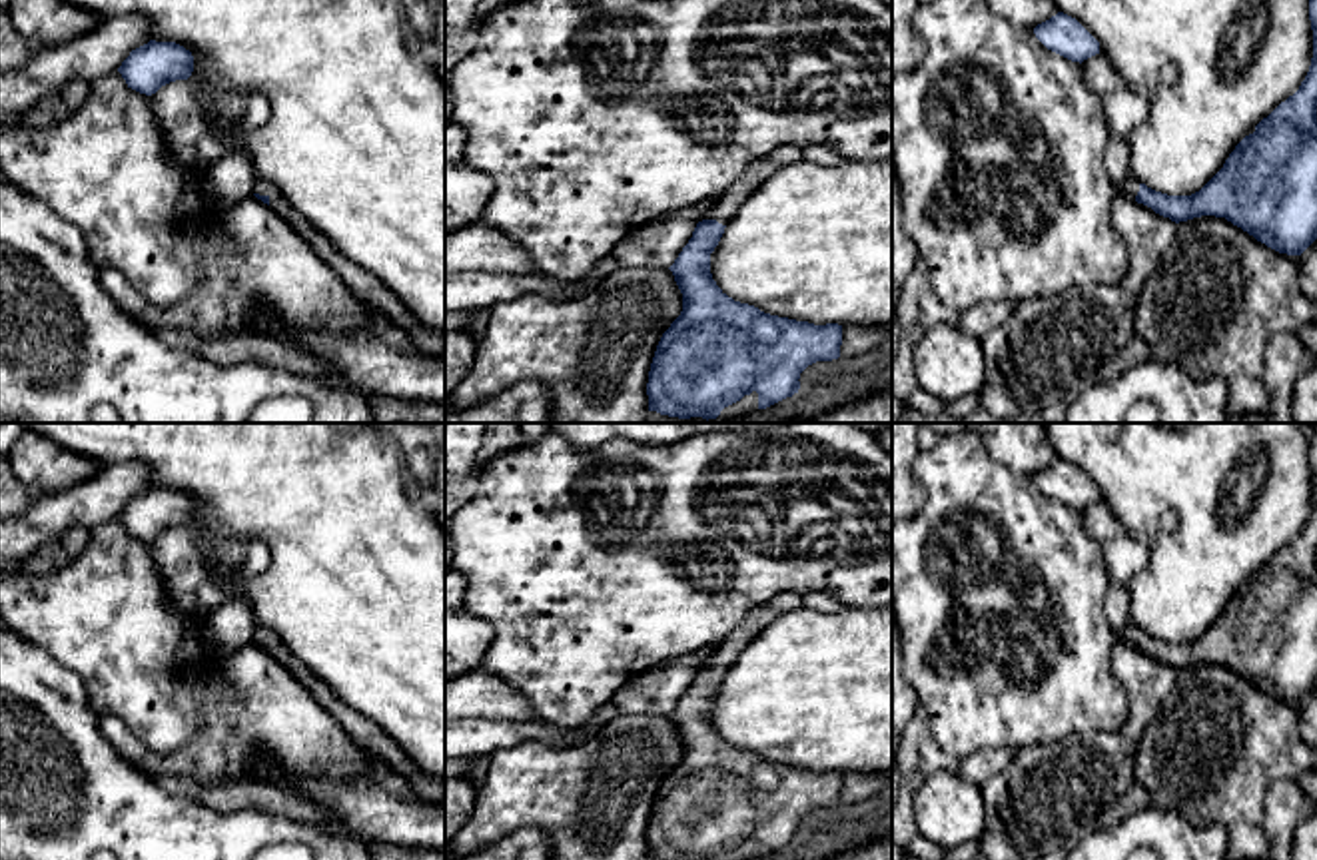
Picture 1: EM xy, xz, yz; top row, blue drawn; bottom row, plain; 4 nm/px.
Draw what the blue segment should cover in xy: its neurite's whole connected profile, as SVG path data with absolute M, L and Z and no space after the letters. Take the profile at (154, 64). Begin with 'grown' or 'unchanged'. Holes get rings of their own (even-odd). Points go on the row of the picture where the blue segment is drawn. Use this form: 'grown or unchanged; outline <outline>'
unchanged; outline M150 40L132 50L118 72L128 88L152 96L170 82L188 80L194 72L194 56L176 42Z

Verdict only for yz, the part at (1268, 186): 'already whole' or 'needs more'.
needs more

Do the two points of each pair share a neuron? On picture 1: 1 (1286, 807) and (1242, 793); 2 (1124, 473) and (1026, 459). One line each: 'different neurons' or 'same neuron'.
1: different neurons
2: different neurons

